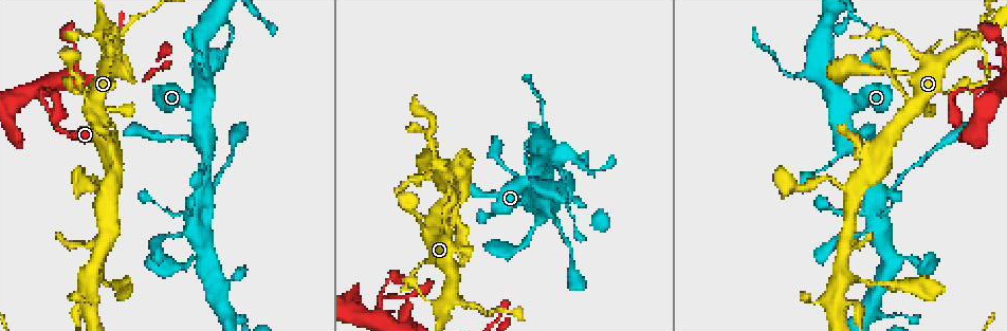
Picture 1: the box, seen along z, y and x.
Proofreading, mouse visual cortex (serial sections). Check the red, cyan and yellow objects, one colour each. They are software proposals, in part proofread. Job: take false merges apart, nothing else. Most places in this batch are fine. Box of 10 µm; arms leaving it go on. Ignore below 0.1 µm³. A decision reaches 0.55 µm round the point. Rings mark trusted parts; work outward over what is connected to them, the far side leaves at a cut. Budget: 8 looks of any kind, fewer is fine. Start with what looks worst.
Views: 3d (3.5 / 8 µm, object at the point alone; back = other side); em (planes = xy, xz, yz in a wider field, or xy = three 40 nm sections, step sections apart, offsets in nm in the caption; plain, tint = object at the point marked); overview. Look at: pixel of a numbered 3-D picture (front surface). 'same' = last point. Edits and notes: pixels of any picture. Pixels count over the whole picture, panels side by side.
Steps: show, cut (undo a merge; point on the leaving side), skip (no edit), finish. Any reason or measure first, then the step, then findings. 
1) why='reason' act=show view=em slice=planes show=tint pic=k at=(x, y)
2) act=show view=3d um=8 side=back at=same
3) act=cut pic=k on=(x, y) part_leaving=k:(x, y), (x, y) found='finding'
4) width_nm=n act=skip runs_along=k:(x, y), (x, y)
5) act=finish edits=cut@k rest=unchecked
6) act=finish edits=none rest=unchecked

why='sharp bend' act=show view=3d um=3.5 pic=1 at=(42, 93)

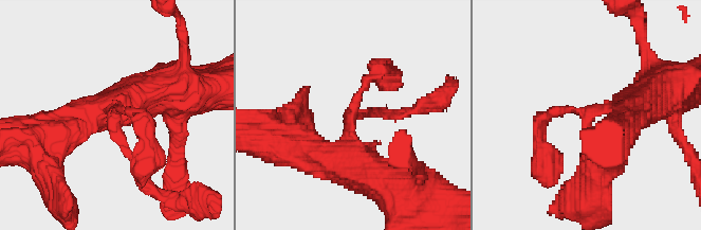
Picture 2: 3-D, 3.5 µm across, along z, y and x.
why='shape alone is not enough' act=show view=em slice=xy step=1 show=tint pic=2 at=(114, 118)

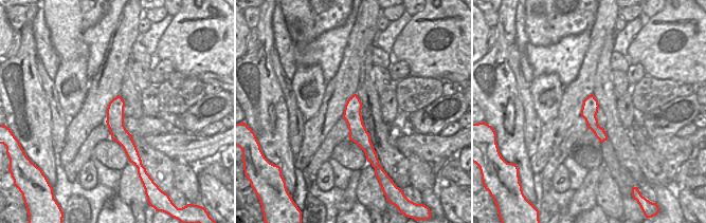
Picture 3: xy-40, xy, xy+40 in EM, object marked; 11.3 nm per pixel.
width_nm=200 act=skip runs_along=3:(355, 97), (355, 124), (370, 153) found='continuous, no second cell'

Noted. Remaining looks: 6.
why='thin arm on a thick one' act=show view=3d um=3.5 pic=1 at=(881, 193)

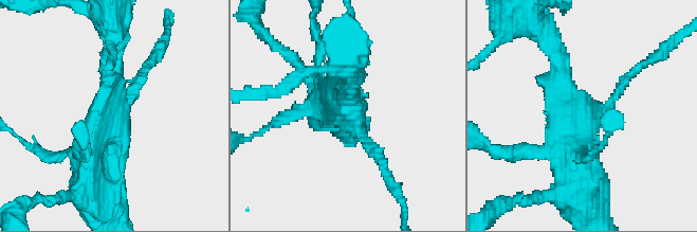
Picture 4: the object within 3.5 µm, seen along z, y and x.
arms=4 arm_widths_nm=150,300,300,450 why='need the tissue' act=show view=em slice=xy step=1 show=tint pic=4 at=(114, 118)

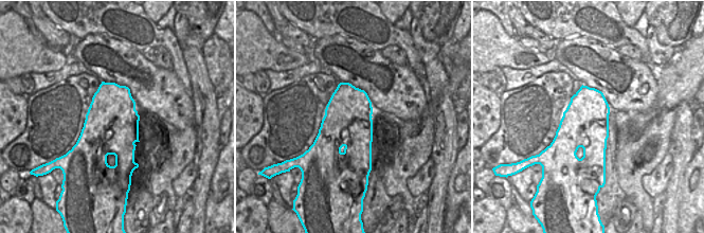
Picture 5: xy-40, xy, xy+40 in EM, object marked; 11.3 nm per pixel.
act=skip runs_along=4:(554, 51), (584, 117), (582, 178) found='continuous, no second cell'

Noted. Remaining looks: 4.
why='a fork' act=show view=3d um=3.5 pic=1 at=(847, 186)

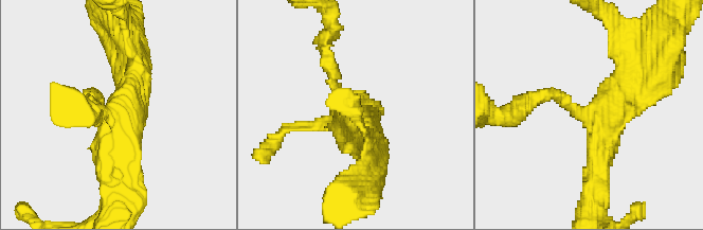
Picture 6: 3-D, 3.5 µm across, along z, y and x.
act=show view=em slice=planes show=tint pic=6 at=(595, 110)

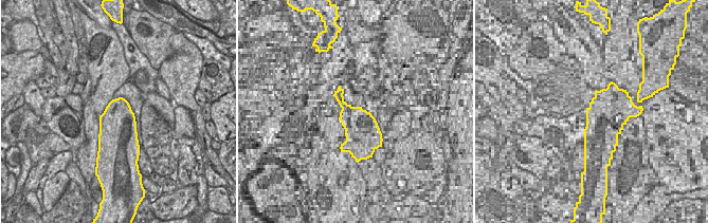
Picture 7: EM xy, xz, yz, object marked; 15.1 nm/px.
act=show view=em slice=xy step=1 show=tint at=same

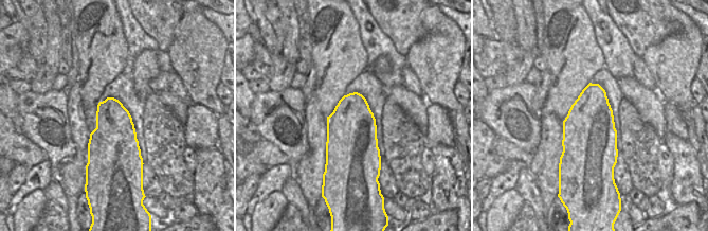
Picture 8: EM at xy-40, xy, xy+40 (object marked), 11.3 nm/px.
arms=3 act=skip runs_along=6:(647, 62), (606, 124), (598, 189) found='continuous, no second cell'

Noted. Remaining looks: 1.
act=finish edits=none rest=unchecked

